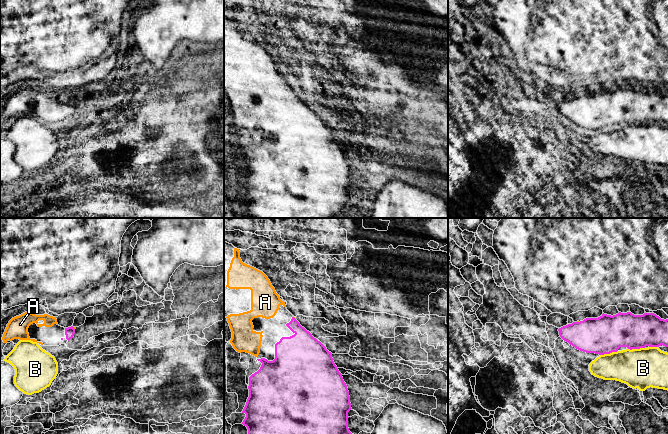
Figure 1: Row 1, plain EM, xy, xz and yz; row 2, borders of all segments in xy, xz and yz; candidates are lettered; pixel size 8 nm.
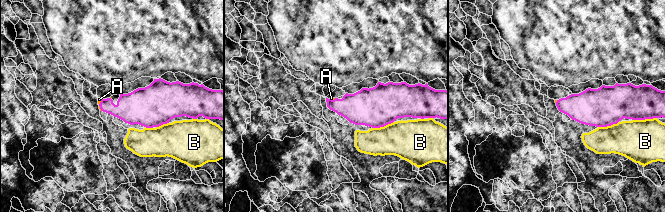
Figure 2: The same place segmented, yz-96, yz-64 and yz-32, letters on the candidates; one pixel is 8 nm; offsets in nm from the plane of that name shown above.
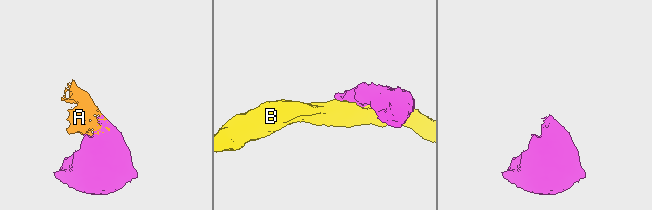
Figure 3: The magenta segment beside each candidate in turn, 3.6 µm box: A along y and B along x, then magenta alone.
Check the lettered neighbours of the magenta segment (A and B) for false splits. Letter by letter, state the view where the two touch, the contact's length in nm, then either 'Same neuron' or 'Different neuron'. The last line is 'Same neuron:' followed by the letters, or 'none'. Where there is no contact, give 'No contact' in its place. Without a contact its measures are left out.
A: Touches magenta in xy. Shared border 30 nm. Same neuron
B: Touches magenta in yz. Shared border 150 nm. Different neuron
Same neuron: A

